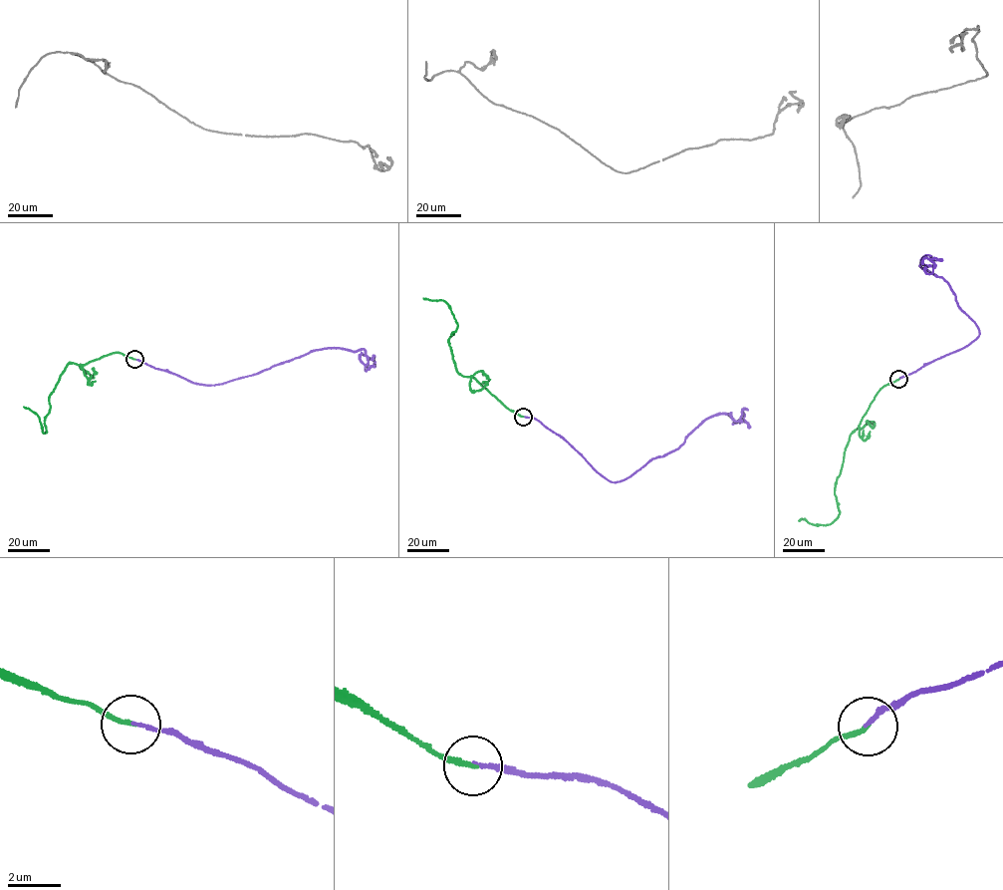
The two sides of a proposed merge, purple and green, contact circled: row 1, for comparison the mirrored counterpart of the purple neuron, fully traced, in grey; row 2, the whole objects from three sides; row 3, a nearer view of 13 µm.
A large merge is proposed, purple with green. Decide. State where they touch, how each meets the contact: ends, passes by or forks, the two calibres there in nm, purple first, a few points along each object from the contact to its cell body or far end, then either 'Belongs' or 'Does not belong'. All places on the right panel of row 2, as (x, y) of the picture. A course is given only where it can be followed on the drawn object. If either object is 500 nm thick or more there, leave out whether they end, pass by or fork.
Place: (898, 379). At the ring purple ends. At the ring green ends. Thickness 130 nm (purple) against 170 nm. Course of purple: (898, 379), (980, 334), (949, 284), (921, 267), (928, 255), (932, 273), (926, 268). Course of green: (898, 379), (875, 396), (850, 435), (835, 483), (836, 518), (825, 525), (798, 520). Belongs

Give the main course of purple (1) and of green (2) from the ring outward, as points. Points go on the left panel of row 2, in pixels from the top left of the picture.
1: (134, 359), (197, 384), (214, 386), (328, 348), (364, 349), (368, 360), (365, 370), (375, 367)
2: (134, 359), (119, 352), (85, 364), (68, 364), (49, 398), (47, 432), (42, 432), (38, 416), (23, 407)

